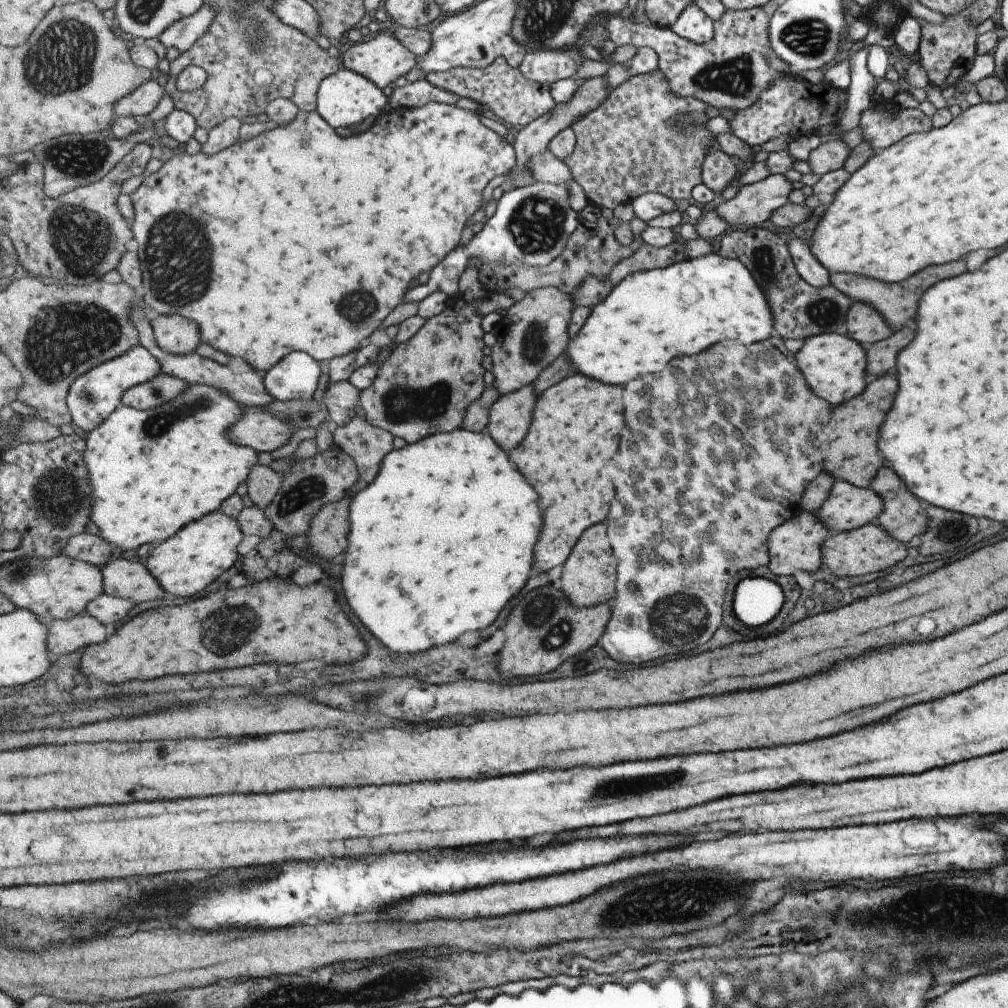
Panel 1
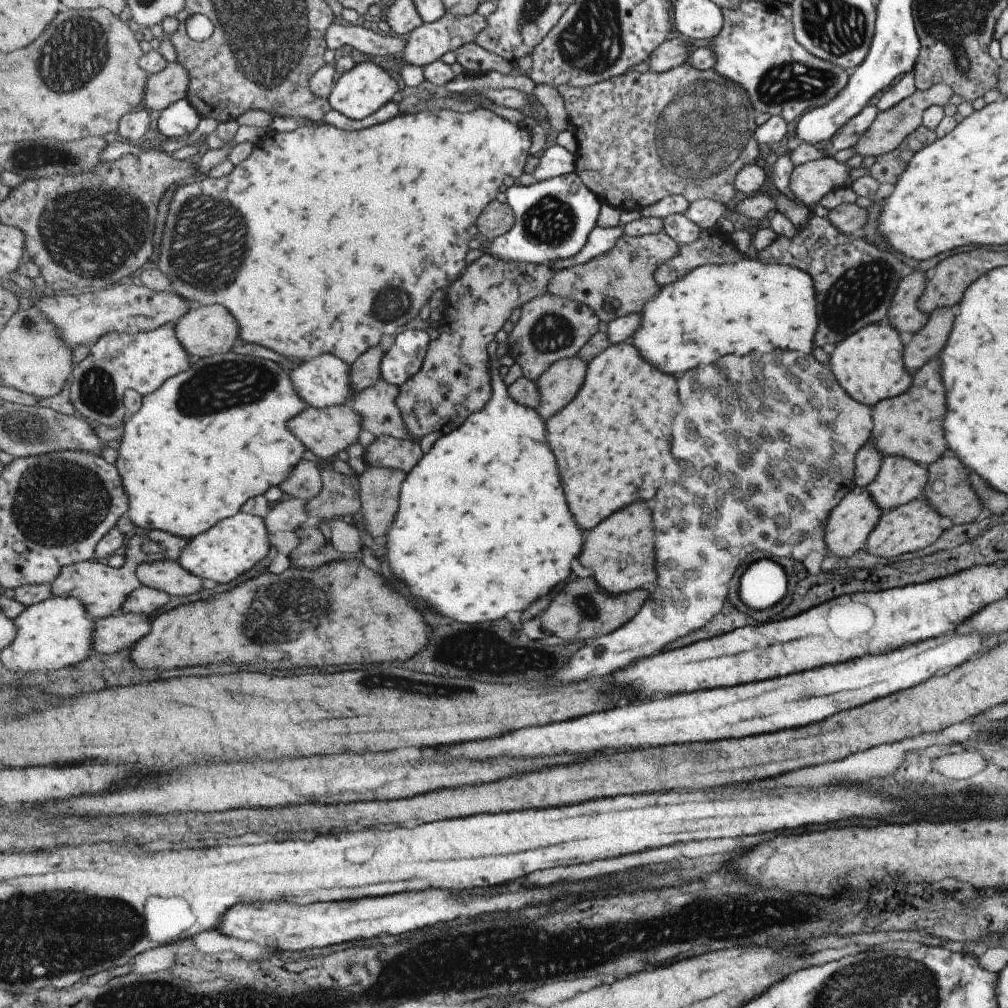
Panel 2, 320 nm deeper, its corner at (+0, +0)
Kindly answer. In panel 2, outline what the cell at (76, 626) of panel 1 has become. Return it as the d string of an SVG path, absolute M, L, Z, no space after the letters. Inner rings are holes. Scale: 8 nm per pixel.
M123 613L96 621L95 651L110 655L132 649L152 629L146 614Z

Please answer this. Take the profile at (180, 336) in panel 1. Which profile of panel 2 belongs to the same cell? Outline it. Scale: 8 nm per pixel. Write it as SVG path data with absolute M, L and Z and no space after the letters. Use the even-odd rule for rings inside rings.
M194 306L177 322L176 333L189 354L210 357L228 353L239 343L239 322L221 306Z

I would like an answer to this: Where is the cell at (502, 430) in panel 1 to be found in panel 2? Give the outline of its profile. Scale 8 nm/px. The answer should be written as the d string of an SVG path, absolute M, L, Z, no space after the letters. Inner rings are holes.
M575 355L557 361L536 381L542 400L537 410L545 420L575 400L586 381L588 368L589 362Z

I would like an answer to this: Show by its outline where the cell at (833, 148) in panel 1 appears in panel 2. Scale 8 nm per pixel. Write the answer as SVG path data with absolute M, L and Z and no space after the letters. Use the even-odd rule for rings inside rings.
M935 83L925 90L915 89L909 96L894 104L891 108L878 111L876 117L871 122L870 127L855 144L856 154L861 156L877 156L891 152L899 146L899 143L910 132L913 132L922 122L923 111L930 106L947 104L947 100L952 95L952 90L947 85Z

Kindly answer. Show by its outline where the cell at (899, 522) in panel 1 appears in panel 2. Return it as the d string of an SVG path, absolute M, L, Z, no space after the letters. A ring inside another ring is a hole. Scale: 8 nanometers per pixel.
M951 454L939 457L932 463L926 465L927 482L922 496L928 500L937 513L941 516L948 516L953 524L961 525L970 523L979 516L981 512L982 502L973 492L968 480L969 470L964 468L964 464Z

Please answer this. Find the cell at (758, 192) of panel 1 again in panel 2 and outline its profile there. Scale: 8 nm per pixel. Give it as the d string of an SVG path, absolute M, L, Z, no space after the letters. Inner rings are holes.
M832 156L807 161L793 167L788 187L797 200L811 209L830 190L850 184L851 169L845 162L835 161Z

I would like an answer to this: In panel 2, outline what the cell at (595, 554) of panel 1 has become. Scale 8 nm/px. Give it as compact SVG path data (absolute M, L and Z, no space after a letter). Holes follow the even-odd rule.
M633 502L627 510L617 510L603 522L603 526L595 526L587 536L587 546L581 554L580 563L593 571L593 578L611 594L630 592L643 584L654 584L655 550L657 535L652 531L652 512L645 502Z

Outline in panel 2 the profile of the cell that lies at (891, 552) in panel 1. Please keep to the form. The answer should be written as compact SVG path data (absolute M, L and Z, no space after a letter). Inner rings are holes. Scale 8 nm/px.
M921 495L894 509L882 511L880 519L868 534L863 547L866 547L868 553L881 558L893 558L897 554L913 552L925 548L939 538L943 531L939 522L941 522L941 515L928 504L925 496Z

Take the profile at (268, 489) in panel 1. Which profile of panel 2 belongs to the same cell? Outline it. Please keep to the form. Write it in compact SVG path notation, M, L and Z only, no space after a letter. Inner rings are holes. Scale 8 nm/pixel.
M309 460L301 461L294 473L279 488L295 499L310 501L319 496L324 482L322 479L323 466Z

